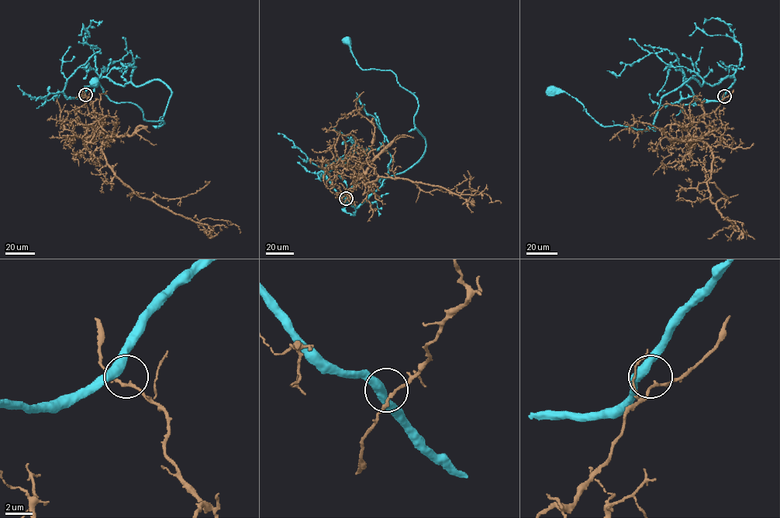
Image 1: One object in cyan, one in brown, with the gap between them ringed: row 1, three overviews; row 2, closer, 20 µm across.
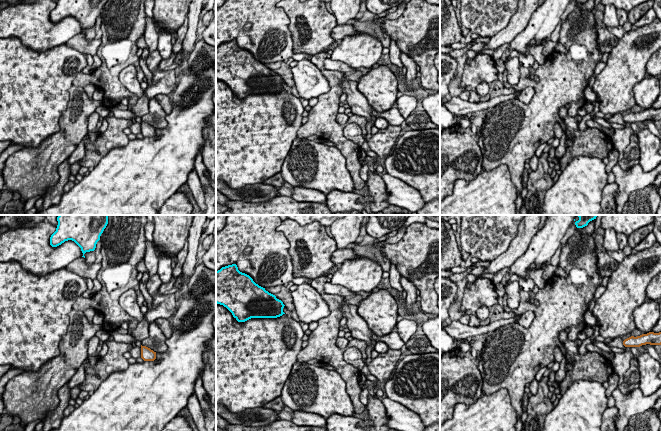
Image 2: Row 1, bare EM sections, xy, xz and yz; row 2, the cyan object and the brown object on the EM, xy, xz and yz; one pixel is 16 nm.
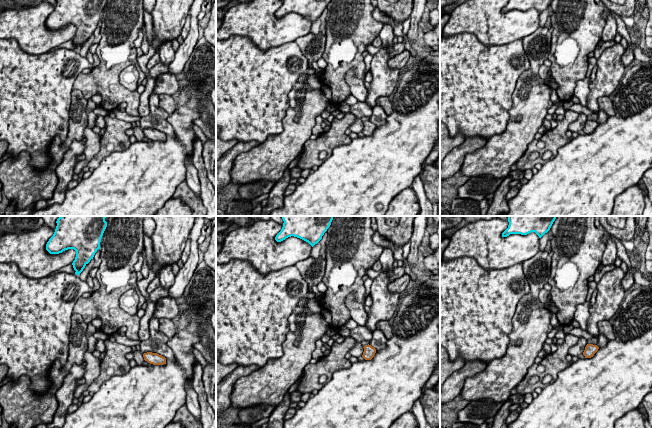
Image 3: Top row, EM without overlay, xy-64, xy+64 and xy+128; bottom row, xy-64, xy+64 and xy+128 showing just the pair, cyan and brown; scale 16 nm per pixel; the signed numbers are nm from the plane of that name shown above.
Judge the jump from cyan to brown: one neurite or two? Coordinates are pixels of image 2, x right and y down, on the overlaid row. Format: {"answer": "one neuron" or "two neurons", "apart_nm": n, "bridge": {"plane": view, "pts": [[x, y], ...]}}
{"answer": "one neuron", "apart_nm": 1700, "bridge": {"plane": "xy", "pts": [[84, 257], [141, 345]]}}

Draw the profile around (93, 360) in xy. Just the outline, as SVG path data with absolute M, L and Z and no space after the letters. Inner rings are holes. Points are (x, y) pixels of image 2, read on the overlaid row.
M88 356L87 359L89 360L88 365L89 367L85 370L85 375L91 374L97 376L97 373L94 371L94 367L97 364L99 357L96 356Z

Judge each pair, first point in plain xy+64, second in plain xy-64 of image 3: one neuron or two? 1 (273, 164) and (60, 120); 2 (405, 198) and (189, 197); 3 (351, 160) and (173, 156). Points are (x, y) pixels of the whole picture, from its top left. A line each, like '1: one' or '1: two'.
1: two
2: two
3: one

